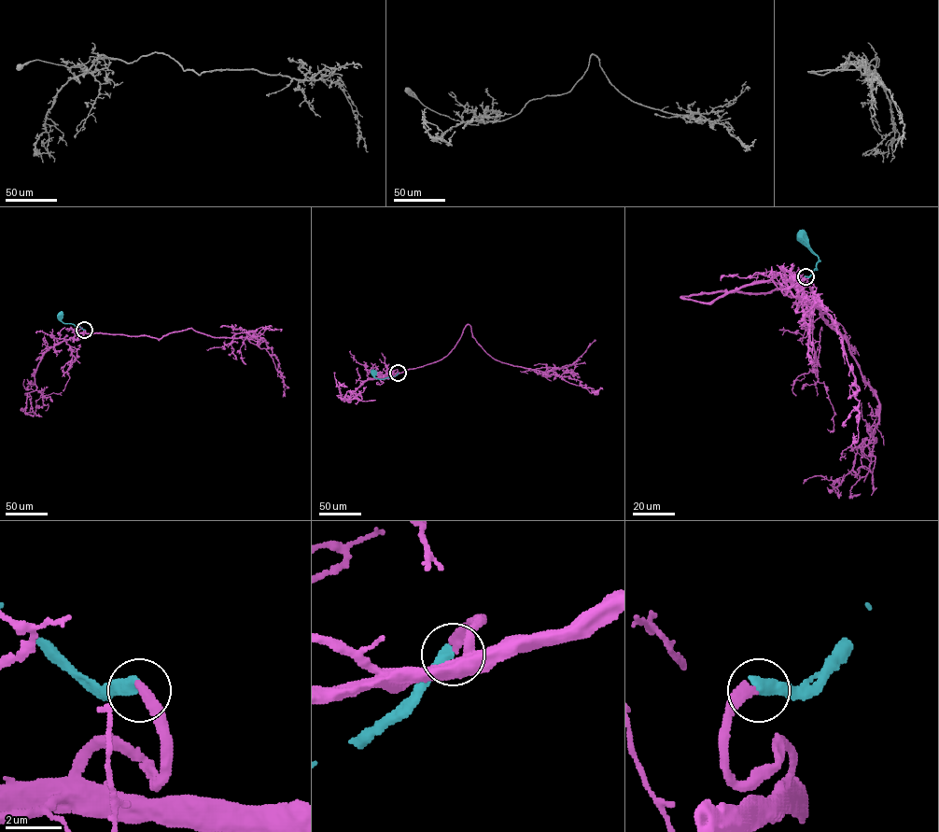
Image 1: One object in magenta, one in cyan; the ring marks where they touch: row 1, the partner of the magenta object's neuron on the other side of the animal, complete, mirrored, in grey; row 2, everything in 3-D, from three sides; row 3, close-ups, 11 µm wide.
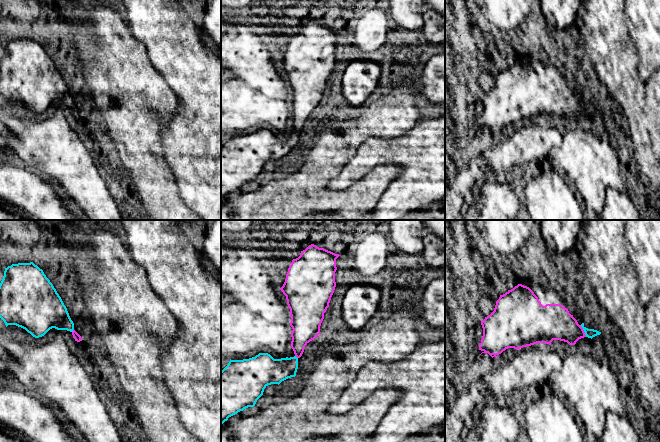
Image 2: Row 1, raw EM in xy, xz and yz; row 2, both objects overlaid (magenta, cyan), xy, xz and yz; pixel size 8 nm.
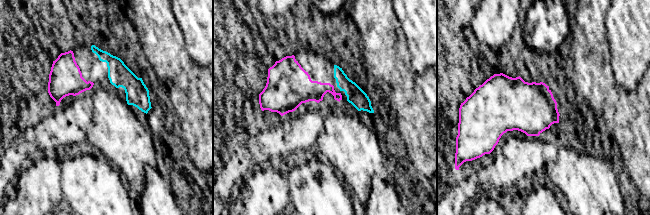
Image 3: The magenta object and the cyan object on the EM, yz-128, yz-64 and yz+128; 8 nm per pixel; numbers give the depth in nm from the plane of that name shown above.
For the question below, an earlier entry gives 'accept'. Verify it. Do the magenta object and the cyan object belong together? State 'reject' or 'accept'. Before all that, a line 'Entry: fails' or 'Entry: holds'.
Entry: holds
accept

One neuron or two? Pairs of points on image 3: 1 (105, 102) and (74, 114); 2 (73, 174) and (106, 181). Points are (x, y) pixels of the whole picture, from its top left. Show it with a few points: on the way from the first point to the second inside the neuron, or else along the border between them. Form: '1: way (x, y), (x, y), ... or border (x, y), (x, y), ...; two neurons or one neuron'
1: border (89, 90), (92, 96), (92, 124), (87, 130); two neurons
2: way (81, 177), (88, 182), (98, 182); one neuron

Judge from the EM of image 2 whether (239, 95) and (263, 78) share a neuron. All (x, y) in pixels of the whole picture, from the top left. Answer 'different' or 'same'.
different

